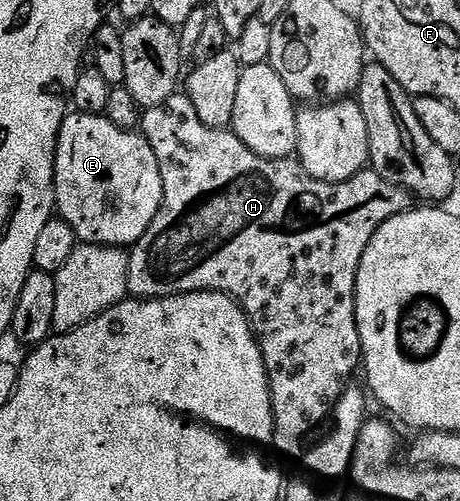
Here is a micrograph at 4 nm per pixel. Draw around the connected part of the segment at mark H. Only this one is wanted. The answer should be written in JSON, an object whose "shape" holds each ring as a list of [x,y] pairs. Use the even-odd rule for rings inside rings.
{"shape":[[[178,91],[166,103],[158,107],[143,110],[140,119],[140,129],[144,138],[150,143],[154,155],[158,159],[158,167],[162,171],[162,187],[164,198],[158,215],[154,215],[154,223],[142,235],[142,239],[131,246],[128,253],[128,291],[133,298],[151,299],[153,297],[174,297],[177,293],[203,293],[215,291],[225,293],[239,303],[248,321],[252,324],[252,331],[256,334],[256,341],[260,344],[262,359],[266,363],[270,395],[272,396],[272,410],[274,411],[274,431],[272,444],[275,452],[285,453],[288,457],[299,458],[305,452],[304,440],[332,416],[332,408],[338,403],[342,391],[353,384],[356,371],[361,368],[362,354],[360,352],[360,336],[356,326],[356,280],[358,267],[362,263],[362,255],[366,247],[370,247],[370,239],[390,219],[399,213],[407,213],[413,208],[414,197],[407,189],[400,185],[382,179],[382,175],[371,171],[354,174],[350,179],[339,181],[337,185],[329,181],[314,179],[305,171],[303,165],[296,159],[283,157],[263,157],[246,147],[242,139],[233,133],[231,128],[215,129],[206,127],[202,119],[198,119],[198,111],[194,111],[194,103],[183,92]]]}

